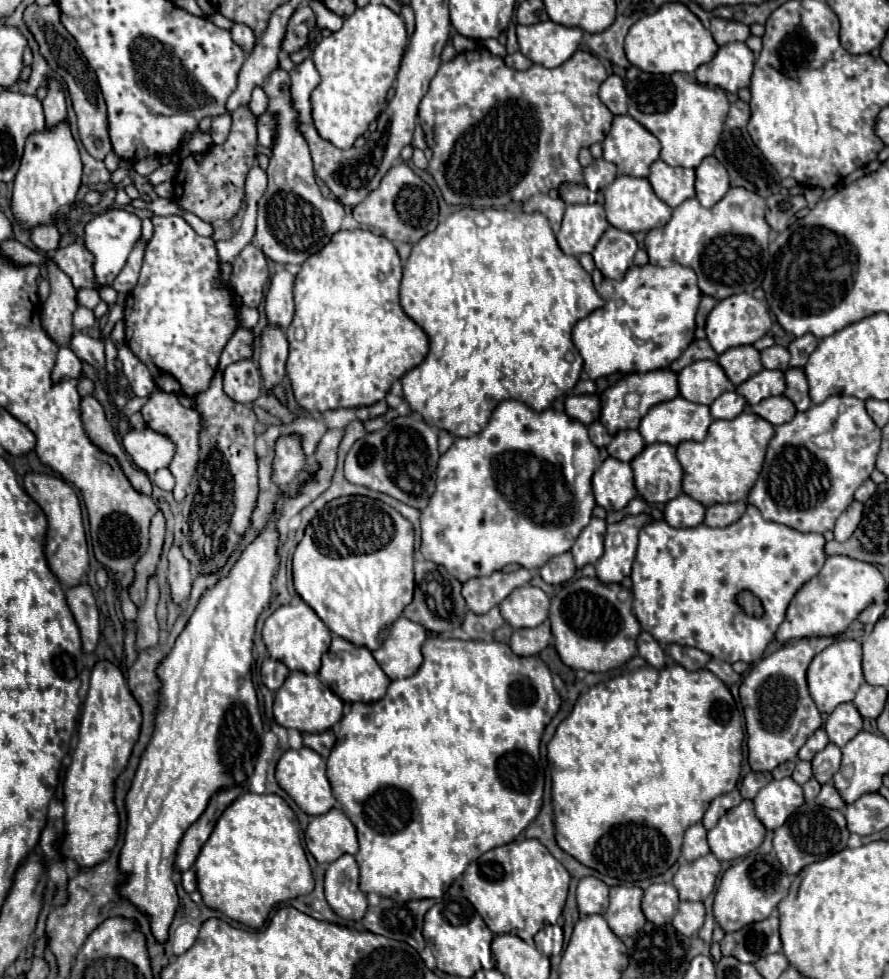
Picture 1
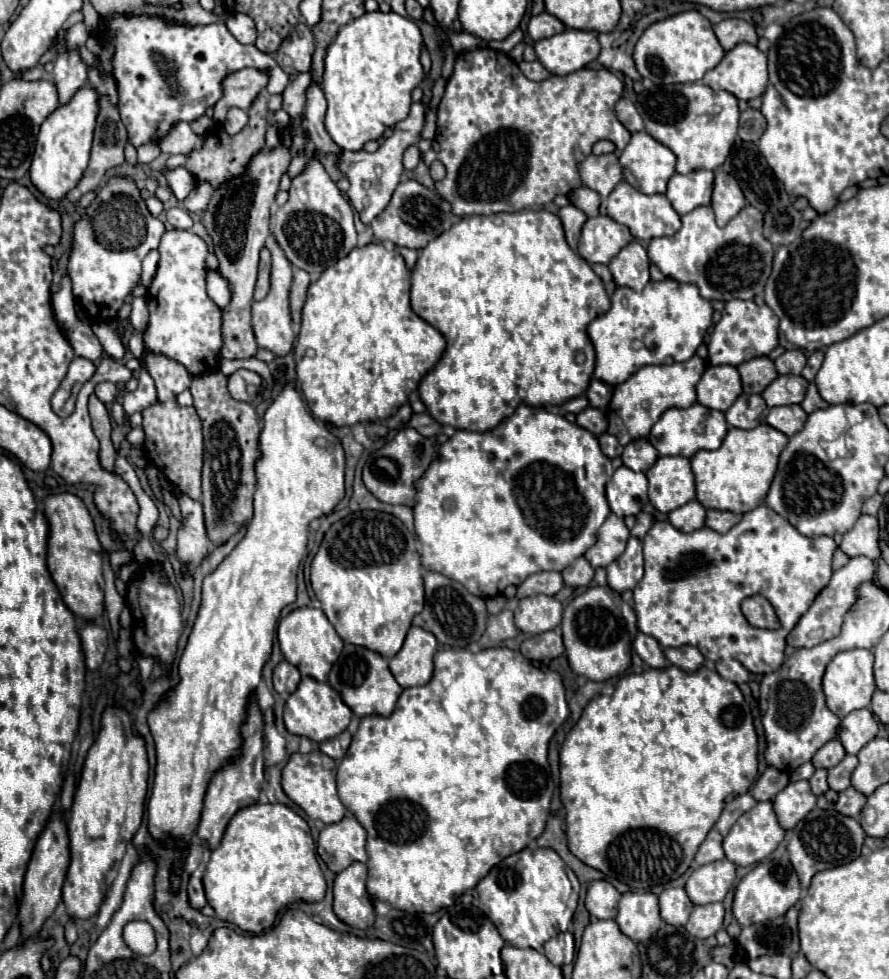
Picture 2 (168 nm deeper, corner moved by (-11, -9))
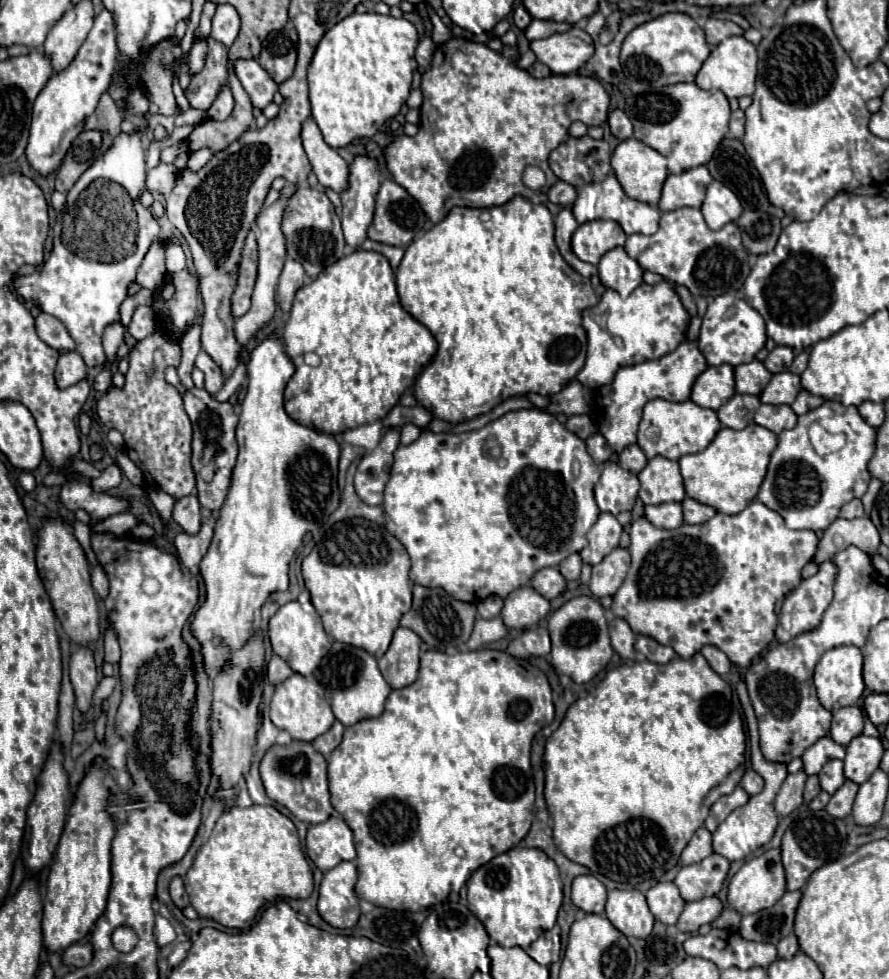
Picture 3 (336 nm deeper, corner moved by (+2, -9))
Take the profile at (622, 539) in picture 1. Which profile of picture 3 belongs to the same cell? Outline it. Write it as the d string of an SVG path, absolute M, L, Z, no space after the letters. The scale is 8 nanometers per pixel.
M613 549L601 563L593 565L593 575L589 581L589 589L595 597L615 595L621 587L627 571L629 571L629 551L627 549Z

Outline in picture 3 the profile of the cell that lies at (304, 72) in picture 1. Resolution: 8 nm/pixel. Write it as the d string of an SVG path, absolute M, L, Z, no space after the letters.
M309 117L303 123L303 147L311 161L313 173L325 189L333 189L335 193L343 193L349 187L349 165L345 159L323 141L323 135L317 123Z

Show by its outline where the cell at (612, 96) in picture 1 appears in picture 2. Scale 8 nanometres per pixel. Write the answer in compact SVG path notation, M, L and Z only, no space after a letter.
M622 97L622 99L616 103L616 117L618 117L618 121L620 121L630 133L644 129L642 117L640 117L640 113L636 111L634 103L632 103L628 97Z

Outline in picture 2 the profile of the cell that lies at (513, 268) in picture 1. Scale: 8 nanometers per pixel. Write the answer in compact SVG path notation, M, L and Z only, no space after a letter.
M518 211L518 213L498 213L498 215L470 215L460 219L456 225L452 225L442 237L436 237L426 245L426 249L420 251L418 263L412 271L412 297L410 297L412 311L422 317L426 323L430 323L434 329L438 329L448 347L442 355L442 359L436 363L436 367L420 381L418 393L422 403L426 405L428 413L440 423L450 425L454 429L468 429L468 431L490 431L500 421L510 417L518 405L530 405L530 407L548 407L548 405L562 405L578 395L584 395L592 373L594 373L594 347L588 339L586 327L594 317L600 317L610 309L610 299L604 291L602 279L592 271L592 267L582 261L566 243L562 223L560 219L550 211Z

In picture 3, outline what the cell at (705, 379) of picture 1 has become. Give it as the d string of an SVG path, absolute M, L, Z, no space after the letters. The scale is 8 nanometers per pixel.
M719 365L719 367L709 367L697 377L691 391L691 401L695 401L701 407L719 409L733 395L735 395L733 367Z

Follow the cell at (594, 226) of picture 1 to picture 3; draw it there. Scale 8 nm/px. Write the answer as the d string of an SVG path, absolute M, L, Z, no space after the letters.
M589 221L579 225L573 235L573 251L581 261L597 265L599 259L613 247L625 245L627 235L615 221Z

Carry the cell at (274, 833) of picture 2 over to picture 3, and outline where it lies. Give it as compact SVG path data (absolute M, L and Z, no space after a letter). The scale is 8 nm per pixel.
M251 805L245 809L231 807L219 817L211 837L195 855L195 861L185 875L185 891L191 899L193 909L201 917L213 919L223 927L245 929L253 923L259 909L277 897L307 899L313 893L313 875L301 851L297 827L289 817L285 817L271 805Z

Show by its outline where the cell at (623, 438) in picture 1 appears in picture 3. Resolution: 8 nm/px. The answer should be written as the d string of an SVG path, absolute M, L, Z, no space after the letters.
M629 445L619 457L619 465L631 473L639 473L647 465L647 457L639 445Z

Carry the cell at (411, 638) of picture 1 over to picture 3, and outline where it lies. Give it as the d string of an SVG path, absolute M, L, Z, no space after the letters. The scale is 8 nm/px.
M399 627L387 653L379 659L381 675L393 689L403 689L415 681L419 671L419 651L419 635L407 627Z

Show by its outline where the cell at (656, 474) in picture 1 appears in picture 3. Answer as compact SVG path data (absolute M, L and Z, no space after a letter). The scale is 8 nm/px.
M653 457L639 473L639 497L645 505L661 505L685 499L679 463L667 457Z

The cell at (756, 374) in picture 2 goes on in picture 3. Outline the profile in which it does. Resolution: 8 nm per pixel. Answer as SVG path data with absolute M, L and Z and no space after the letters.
M751 361L735 367L735 389L737 393L749 393L749 395L761 395L765 385L771 381L771 373L765 369L761 361Z

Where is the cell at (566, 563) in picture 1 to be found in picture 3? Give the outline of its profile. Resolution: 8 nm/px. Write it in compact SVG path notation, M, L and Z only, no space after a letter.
M579 553L569 555L569 557L559 565L559 571L561 571L561 575L563 575L567 581L579 579L579 573L581 573L581 557L579 557Z

